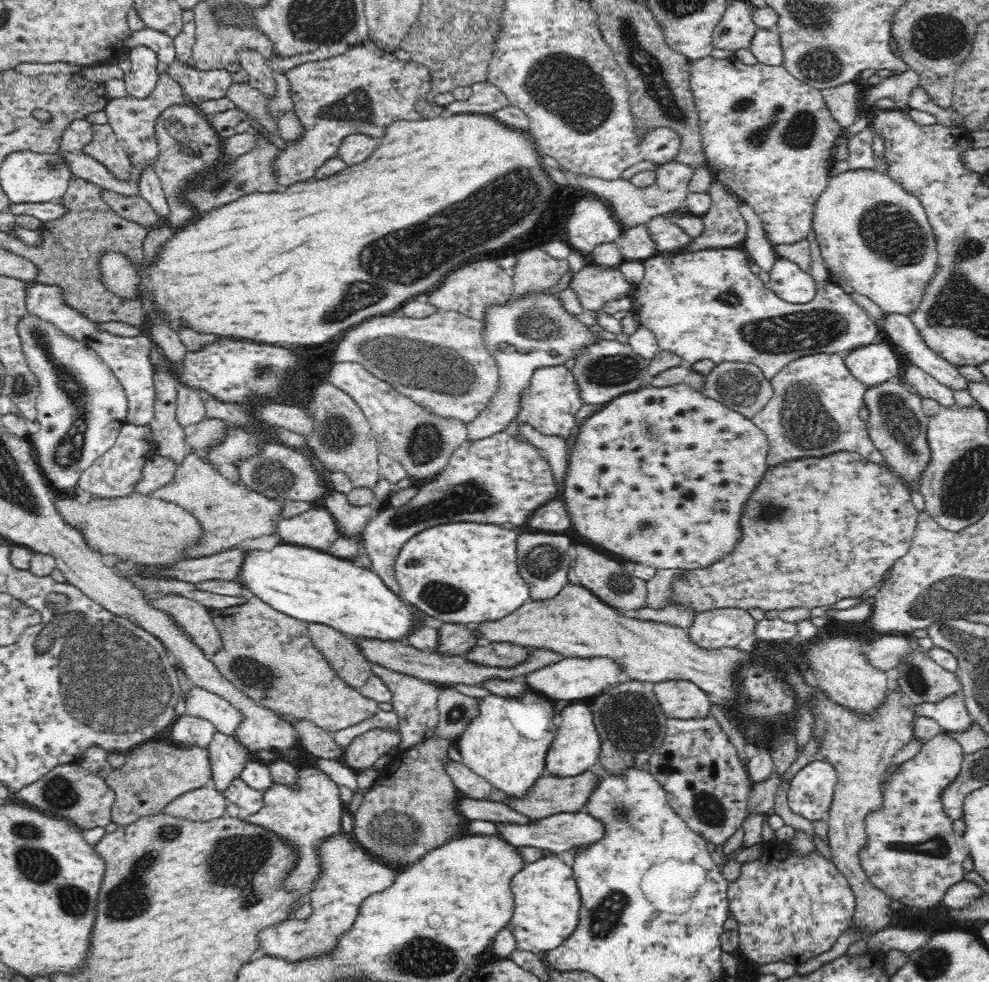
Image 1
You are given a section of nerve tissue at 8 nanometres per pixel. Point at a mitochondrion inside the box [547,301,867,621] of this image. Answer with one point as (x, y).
(797, 332)

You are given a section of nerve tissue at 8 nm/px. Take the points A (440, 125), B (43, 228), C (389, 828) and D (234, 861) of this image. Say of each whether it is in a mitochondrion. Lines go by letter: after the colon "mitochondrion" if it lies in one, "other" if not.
A: other
B: other
C: mitochondrion
D: mitochondrion

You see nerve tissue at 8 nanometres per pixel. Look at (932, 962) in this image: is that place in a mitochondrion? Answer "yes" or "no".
yes

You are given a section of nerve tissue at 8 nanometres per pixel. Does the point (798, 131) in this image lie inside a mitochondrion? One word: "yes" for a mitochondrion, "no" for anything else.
yes

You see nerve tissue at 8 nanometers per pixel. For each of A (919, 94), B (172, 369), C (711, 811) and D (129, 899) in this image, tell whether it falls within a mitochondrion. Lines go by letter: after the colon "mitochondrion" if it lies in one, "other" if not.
A: other
B: other
C: mitochondrion
D: mitochondrion

